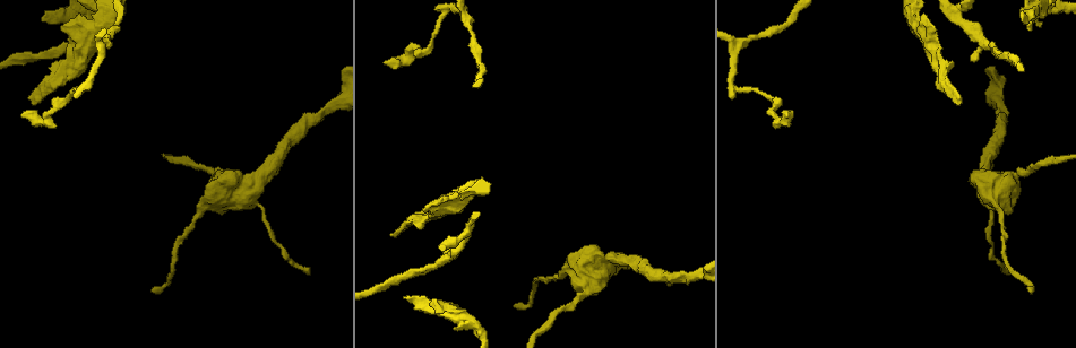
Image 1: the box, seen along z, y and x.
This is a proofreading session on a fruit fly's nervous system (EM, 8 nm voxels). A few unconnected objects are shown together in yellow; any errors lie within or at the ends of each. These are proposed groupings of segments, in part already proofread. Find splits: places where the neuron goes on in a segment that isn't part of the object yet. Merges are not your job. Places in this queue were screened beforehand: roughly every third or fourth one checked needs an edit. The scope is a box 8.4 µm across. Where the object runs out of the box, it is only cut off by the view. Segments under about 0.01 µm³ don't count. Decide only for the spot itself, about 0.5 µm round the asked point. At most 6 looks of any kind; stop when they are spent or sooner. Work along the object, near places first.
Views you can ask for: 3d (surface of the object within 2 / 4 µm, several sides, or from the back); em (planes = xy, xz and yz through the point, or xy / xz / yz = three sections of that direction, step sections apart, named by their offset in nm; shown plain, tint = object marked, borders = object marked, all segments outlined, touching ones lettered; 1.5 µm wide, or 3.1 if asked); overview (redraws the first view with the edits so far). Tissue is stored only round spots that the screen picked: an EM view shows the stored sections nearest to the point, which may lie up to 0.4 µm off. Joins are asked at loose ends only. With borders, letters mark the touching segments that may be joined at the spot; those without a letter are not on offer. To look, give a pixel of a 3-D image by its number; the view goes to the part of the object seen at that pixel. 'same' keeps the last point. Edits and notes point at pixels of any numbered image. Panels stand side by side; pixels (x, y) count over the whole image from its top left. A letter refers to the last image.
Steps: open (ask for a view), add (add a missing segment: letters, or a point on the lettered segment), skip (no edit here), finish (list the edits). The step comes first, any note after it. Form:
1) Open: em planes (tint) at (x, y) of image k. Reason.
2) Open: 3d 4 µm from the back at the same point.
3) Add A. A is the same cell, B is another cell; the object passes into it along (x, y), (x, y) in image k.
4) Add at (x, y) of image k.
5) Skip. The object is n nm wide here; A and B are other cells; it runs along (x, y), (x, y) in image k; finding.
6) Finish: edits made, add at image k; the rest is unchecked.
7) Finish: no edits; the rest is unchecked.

Open: em planes (borders) at (41, 20) of image 1. An open end.

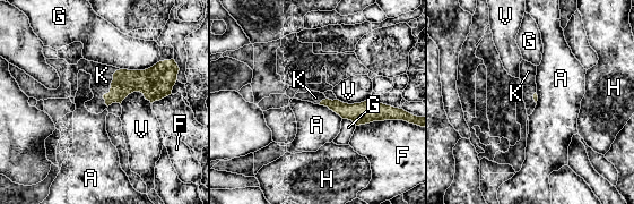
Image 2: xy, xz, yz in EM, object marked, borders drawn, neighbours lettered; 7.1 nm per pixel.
Add K. K is the same cell, A, F, G, H and V are other cells; the object passes into it along (124, 82), (111, 87), (102, 75) in image 2; the neuron continues.

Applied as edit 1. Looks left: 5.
Open: overview. See it whole again.

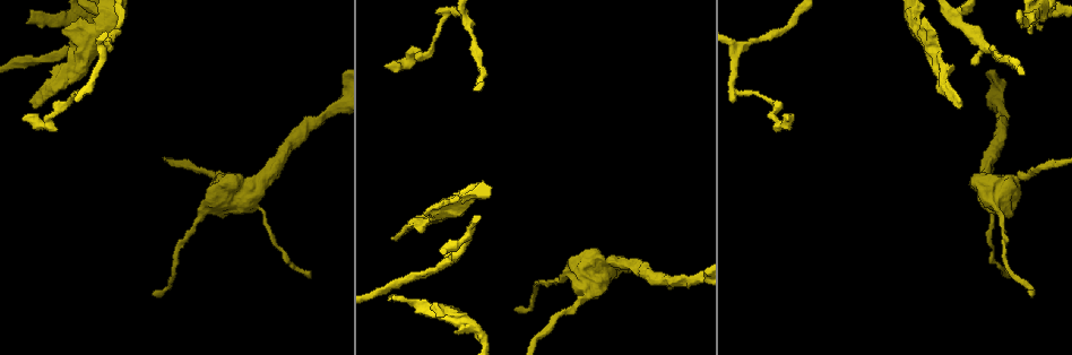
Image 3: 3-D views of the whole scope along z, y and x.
Open: 3d 2 µm at (970, 63) of image 3. An open end.

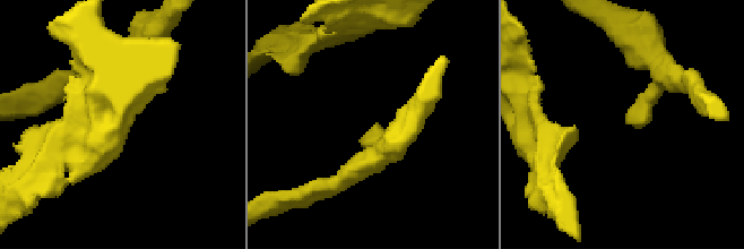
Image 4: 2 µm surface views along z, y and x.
Open: em planes (borders) at (377, 123) of image 4. The arms are 170, 260 nm wide.

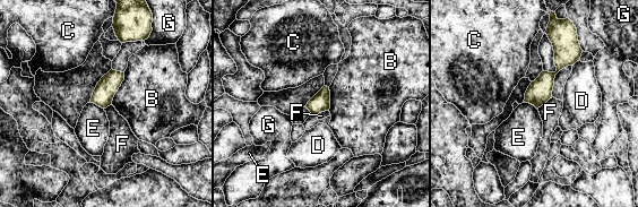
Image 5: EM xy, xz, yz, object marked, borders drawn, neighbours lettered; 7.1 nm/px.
Skip. The object is 140 nm wide here; B, C, D, E, F and G are other cells; it runs along (561, 42), (559, 68), (527, 100) in image 5; no lettered segment goes on from it.

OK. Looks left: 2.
Open: em xz step 4 (borders) at (310, 277) of image 3.

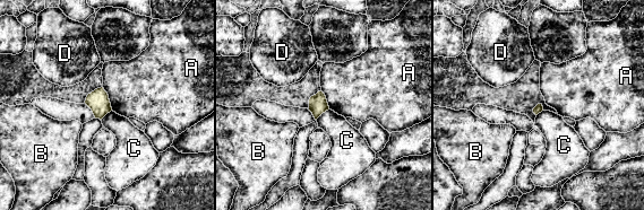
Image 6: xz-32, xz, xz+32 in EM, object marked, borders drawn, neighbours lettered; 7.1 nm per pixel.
Skip. A, B, C and D are other cells; a border runs along (328, 108), (316, 120) in image 6; none of them fits.

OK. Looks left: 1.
Finish: edits made, add at image 2; the rest is unchecked.

